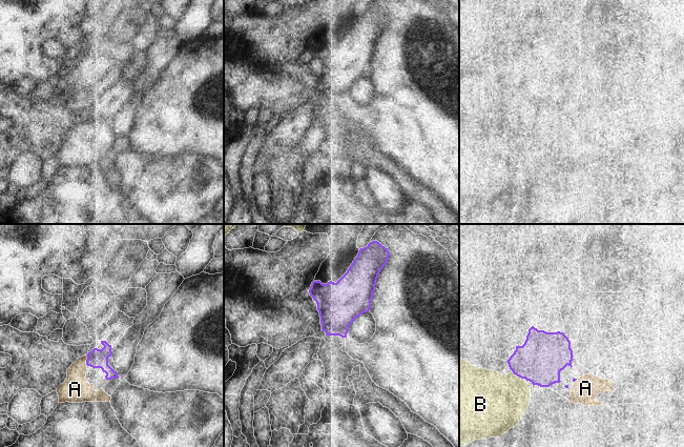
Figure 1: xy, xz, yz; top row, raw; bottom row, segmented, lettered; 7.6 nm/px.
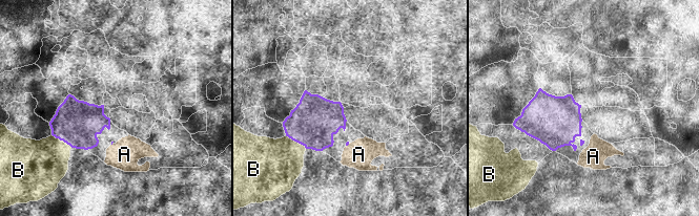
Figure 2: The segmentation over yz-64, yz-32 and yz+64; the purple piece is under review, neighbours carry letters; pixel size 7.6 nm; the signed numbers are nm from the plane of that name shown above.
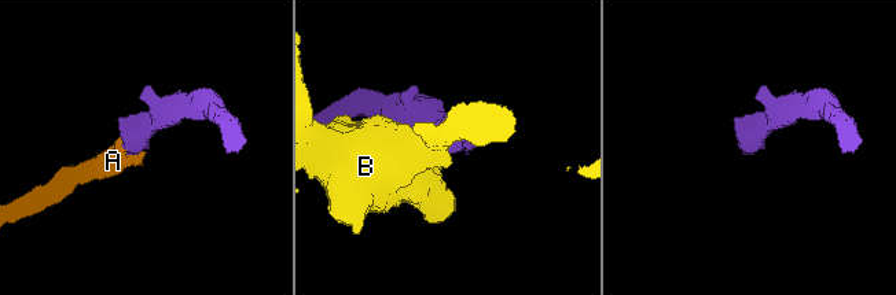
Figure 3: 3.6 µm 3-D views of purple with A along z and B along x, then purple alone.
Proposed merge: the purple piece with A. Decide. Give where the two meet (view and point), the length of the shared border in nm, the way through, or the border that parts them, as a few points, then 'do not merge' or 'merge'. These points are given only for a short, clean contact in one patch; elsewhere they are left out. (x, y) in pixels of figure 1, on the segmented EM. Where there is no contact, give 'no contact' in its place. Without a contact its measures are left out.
meets purple in xy at (86, 361); contact 80 nm long; merge

